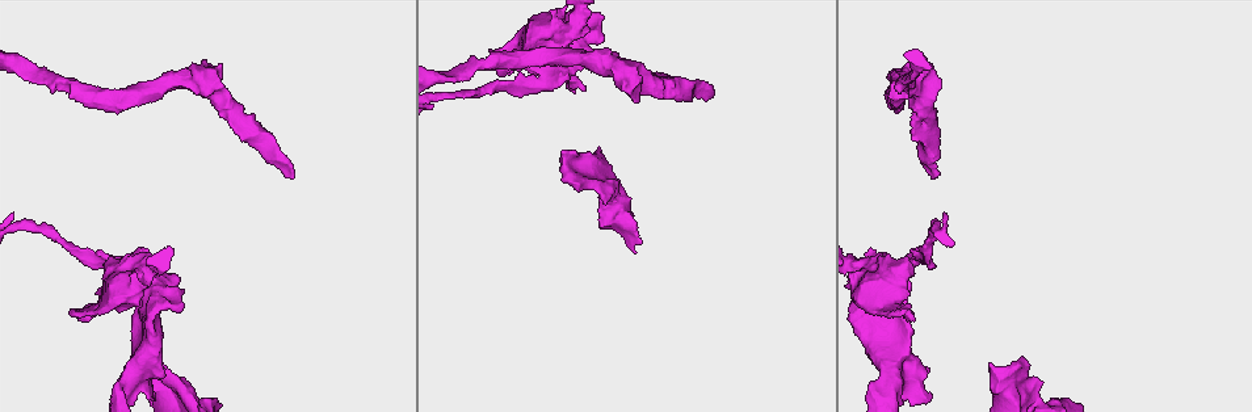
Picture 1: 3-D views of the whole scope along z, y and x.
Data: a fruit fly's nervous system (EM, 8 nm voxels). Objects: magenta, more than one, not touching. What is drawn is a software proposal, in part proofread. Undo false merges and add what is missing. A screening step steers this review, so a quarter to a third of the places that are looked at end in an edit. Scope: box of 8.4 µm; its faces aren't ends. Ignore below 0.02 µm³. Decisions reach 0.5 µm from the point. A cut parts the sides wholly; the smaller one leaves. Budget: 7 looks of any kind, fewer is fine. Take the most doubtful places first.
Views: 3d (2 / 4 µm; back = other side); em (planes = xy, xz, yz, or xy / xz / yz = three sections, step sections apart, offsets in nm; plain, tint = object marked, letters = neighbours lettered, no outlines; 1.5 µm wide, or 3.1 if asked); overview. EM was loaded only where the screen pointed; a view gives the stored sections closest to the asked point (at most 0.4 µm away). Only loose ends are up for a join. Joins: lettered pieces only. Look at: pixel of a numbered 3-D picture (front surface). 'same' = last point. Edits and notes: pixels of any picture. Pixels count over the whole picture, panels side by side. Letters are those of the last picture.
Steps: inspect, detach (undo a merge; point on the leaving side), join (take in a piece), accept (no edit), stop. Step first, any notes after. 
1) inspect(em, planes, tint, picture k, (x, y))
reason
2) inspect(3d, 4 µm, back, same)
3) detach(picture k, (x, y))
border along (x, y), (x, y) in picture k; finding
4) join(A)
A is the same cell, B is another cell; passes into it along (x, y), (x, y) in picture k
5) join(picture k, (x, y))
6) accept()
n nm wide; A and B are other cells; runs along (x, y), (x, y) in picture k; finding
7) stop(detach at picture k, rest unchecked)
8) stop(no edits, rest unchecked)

inspect(em, xz, step 4, letters, picture 1, (607, 203))
thick end

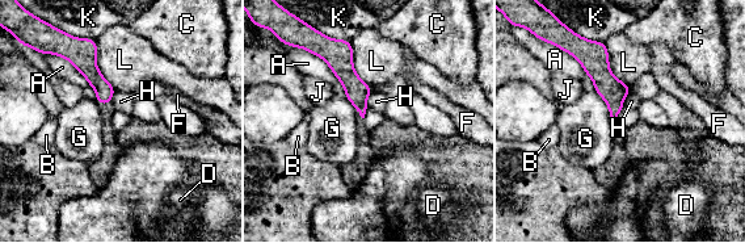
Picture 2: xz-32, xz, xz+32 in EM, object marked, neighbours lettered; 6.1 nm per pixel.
accept()
A, B, C, D, F, G, H, J, K and L are other cells; none of them fits

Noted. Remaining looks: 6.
inspect(em, planes, letters, picture 1, (940, 87))
branch stops here

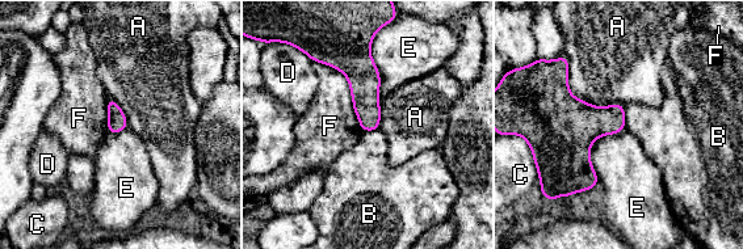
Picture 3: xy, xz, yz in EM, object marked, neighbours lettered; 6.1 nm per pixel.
accept()
F touches over 500 nm; A, B, C, D, E and F are other cells; border along (625, 129), (590, 147), (597, 181) in picture 3; no lettered piece goes on from it

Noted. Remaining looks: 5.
inspect(em, planes, letters, picture 1, (936, 176))
an open end

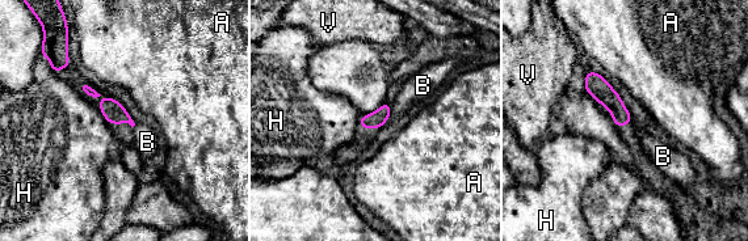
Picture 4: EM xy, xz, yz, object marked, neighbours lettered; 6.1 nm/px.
accept()
A, B, H and V are other cells; none of them fits

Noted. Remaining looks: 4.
stop(no edits, rest unchecked)

